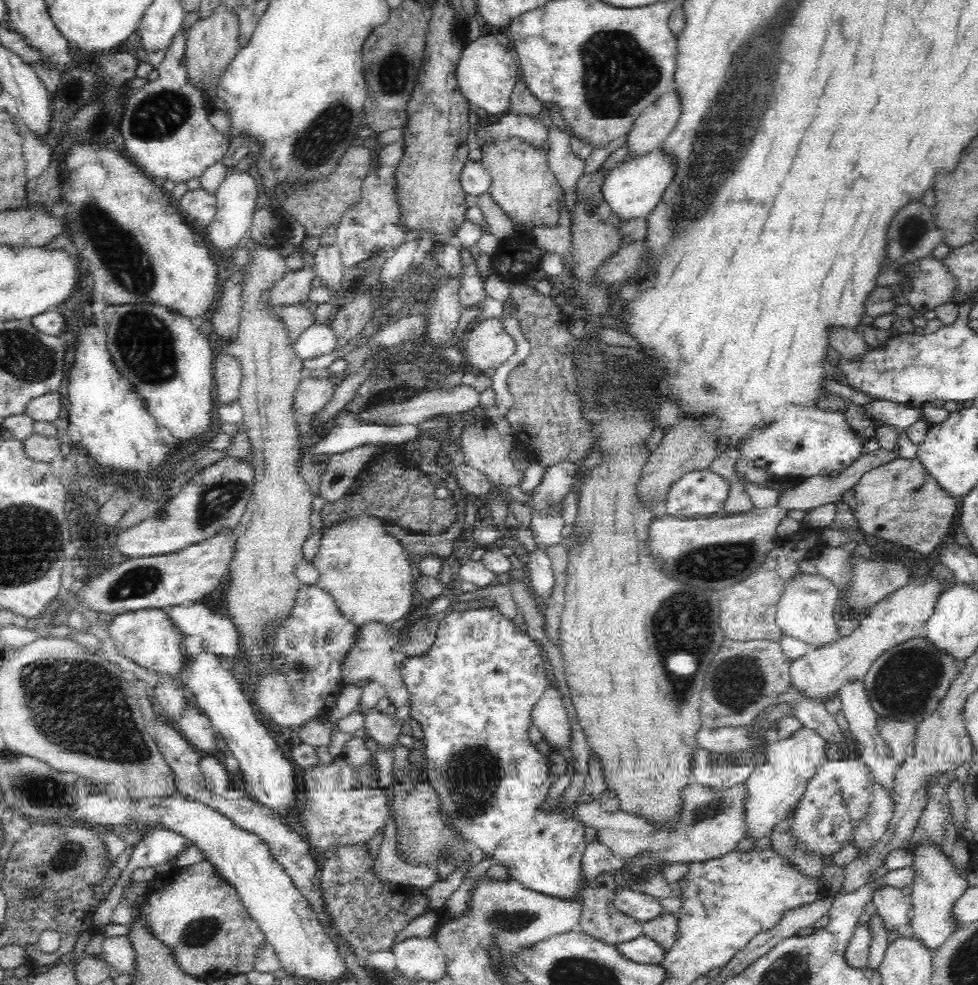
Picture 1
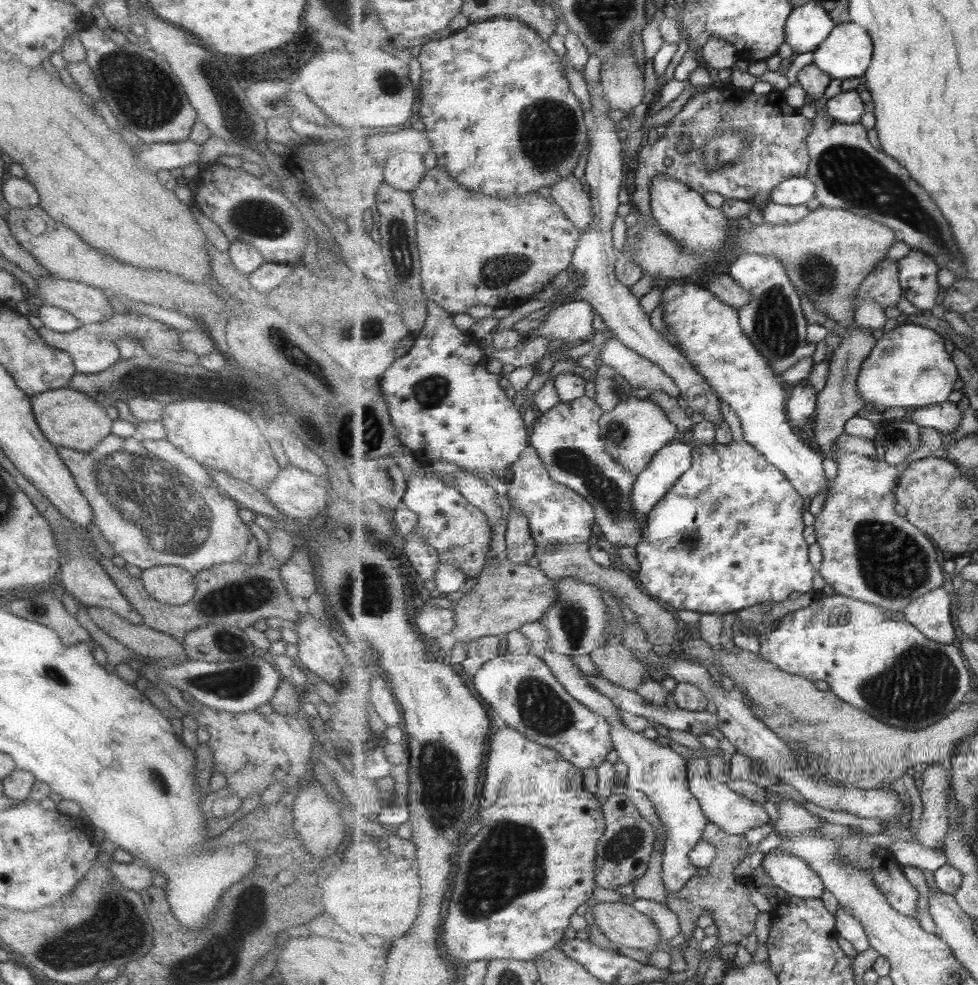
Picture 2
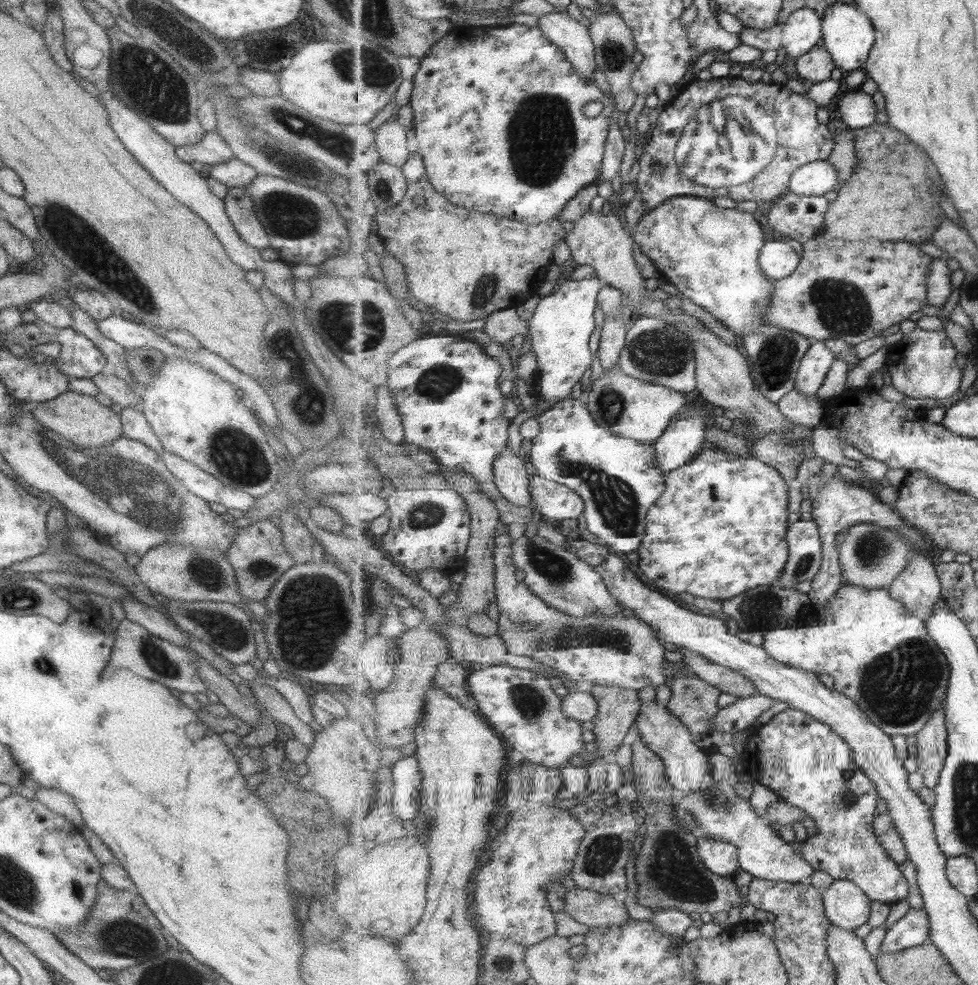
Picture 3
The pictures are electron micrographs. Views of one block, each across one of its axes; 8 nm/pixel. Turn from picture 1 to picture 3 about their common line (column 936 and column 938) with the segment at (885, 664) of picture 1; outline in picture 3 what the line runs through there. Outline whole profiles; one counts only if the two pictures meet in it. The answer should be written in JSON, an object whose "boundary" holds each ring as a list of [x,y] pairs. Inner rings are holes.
{"boundary":[[[846,584],[843,585],[830,601],[828,607],[831,610],[817,610],[809,622],[801,621],[801,625],[778,628],[764,634],[763,647],[774,659],[789,666],[801,667],[802,669],[813,671],[815,674],[829,674],[834,679],[834,689],[851,698],[868,715],[877,726],[880,726],[887,734],[900,734],[903,736],[916,735],[924,728],[925,724],[933,718],[935,712],[941,708],[946,708],[946,700],[949,692],[949,682],[951,680],[951,668],[948,658],[943,654],[940,646],[933,640],[928,633],[926,622],[904,605],[892,597],[888,589],[876,588],[868,589],[862,586]]]}

